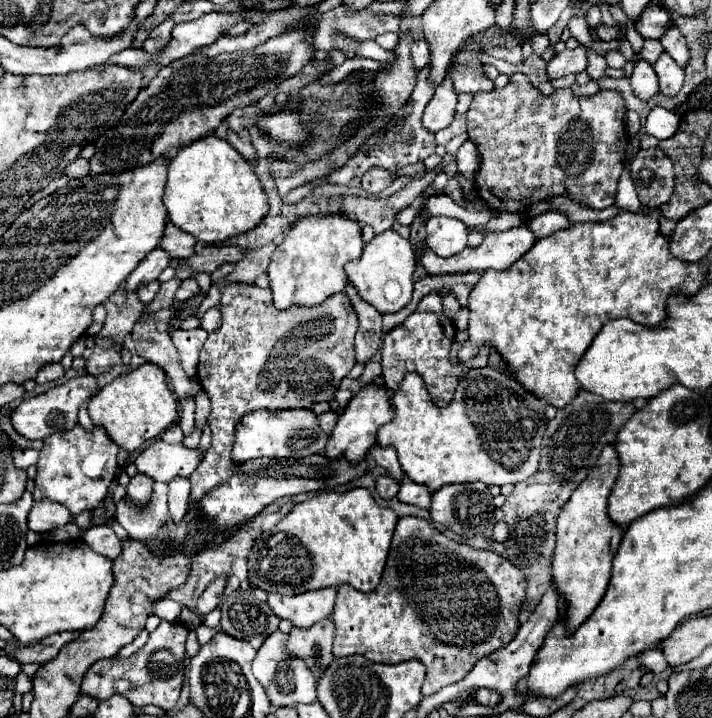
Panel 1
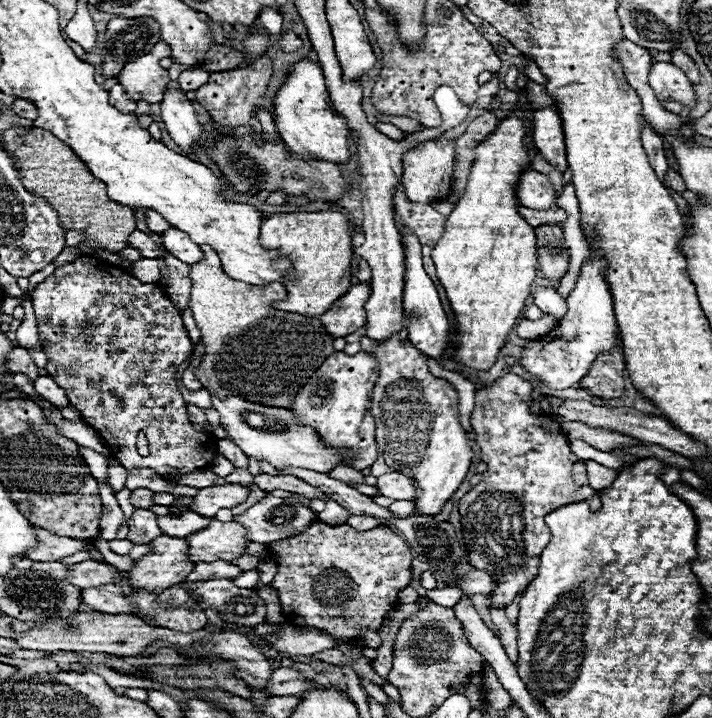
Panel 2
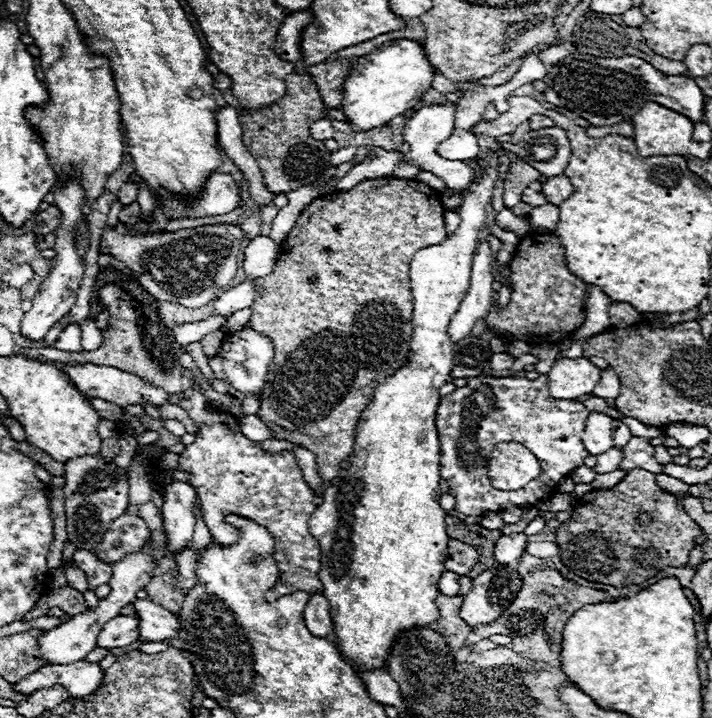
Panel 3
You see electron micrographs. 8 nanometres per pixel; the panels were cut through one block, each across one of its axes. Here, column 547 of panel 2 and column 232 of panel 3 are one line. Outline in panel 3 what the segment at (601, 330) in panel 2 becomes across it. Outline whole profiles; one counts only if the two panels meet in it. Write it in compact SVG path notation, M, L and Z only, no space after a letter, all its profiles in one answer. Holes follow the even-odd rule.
M244 326L242 330L238 330L234 334L226 334L226 338L222 342L220 356L222 356L224 374L236 390L240 390L244 394L250 394L250 392L260 394L264 390L266 376L268 376L268 366L272 364L272 358L274 358L274 346L268 338L260 336L250 326Z

